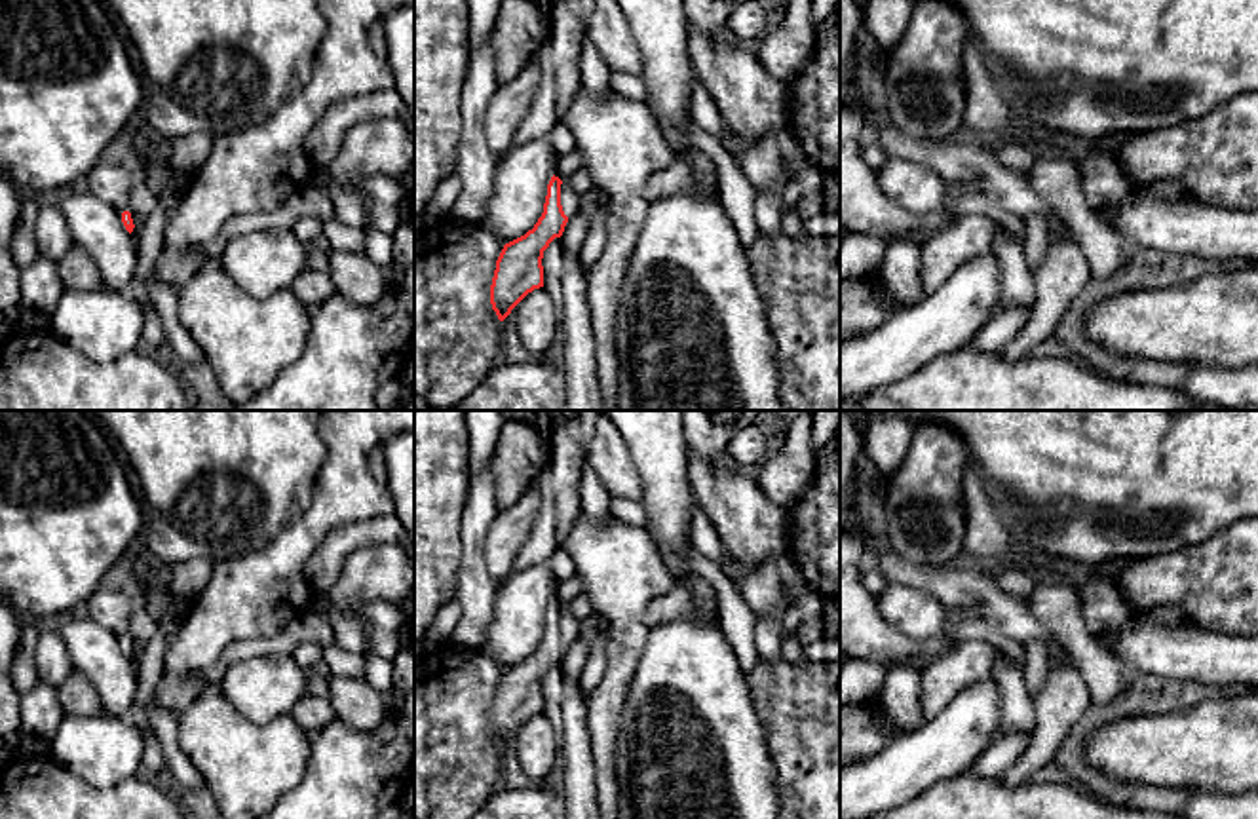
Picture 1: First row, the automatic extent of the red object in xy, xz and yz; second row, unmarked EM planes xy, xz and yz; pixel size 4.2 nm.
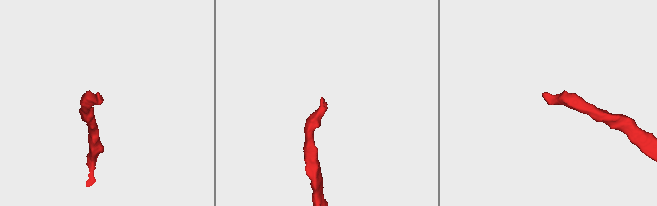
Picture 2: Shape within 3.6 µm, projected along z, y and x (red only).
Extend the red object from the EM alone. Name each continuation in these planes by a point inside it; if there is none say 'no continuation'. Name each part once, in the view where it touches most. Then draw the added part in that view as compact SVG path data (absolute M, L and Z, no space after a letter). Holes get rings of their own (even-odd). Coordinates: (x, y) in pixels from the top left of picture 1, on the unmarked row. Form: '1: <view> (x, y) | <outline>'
1: xz (569, 624) | M562 606L561 610L561 631L566 642L580 635L580 621Z

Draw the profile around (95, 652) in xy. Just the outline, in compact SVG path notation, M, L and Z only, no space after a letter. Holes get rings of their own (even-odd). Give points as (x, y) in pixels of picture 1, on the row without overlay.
M91 618L68 619L59 635L74 669L97 688L103 711L118 718L139 716L135 709L137 667L125 656L122 638Z

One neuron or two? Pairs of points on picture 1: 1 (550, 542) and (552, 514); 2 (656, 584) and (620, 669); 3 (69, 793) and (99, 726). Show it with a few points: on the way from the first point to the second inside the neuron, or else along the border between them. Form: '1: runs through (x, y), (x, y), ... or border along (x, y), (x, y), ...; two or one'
1: runs through (550, 534), (552, 521); one
2: runs through (635, 603), (626, 612), (624, 648); one
3: border along (50, 755), (97, 787), (113, 787), (120, 781); two

